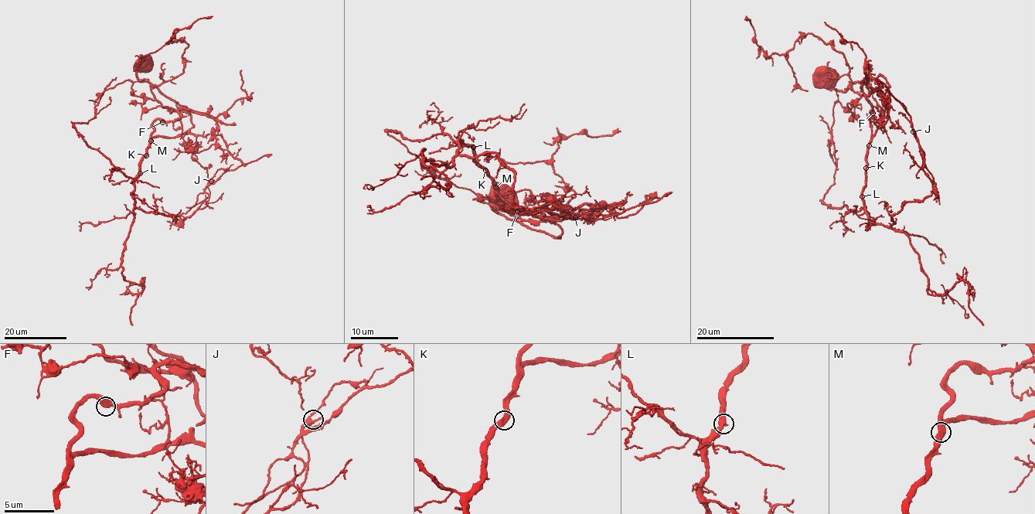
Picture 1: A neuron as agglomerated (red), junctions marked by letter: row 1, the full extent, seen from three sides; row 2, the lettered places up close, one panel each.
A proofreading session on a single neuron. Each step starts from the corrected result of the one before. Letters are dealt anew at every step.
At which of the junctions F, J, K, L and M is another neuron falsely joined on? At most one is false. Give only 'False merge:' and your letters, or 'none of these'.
False merge: none of these

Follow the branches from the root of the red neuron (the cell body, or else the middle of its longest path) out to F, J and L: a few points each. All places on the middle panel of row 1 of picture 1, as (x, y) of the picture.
F: (505, 199), (491, 202), (491, 208), (529, 228), (561, 235), (562, 229), (545, 219), (544, 214), (517, 211)
J: (505, 199), (491, 208), (561, 235), (507, 204), (458, 141), (512, 171), (515, 206), (575, 217)
L: (505, 199), (491, 202), (491, 208), (529, 228), (561, 235), (557, 225), (507, 204), (477, 163), (473, 147)

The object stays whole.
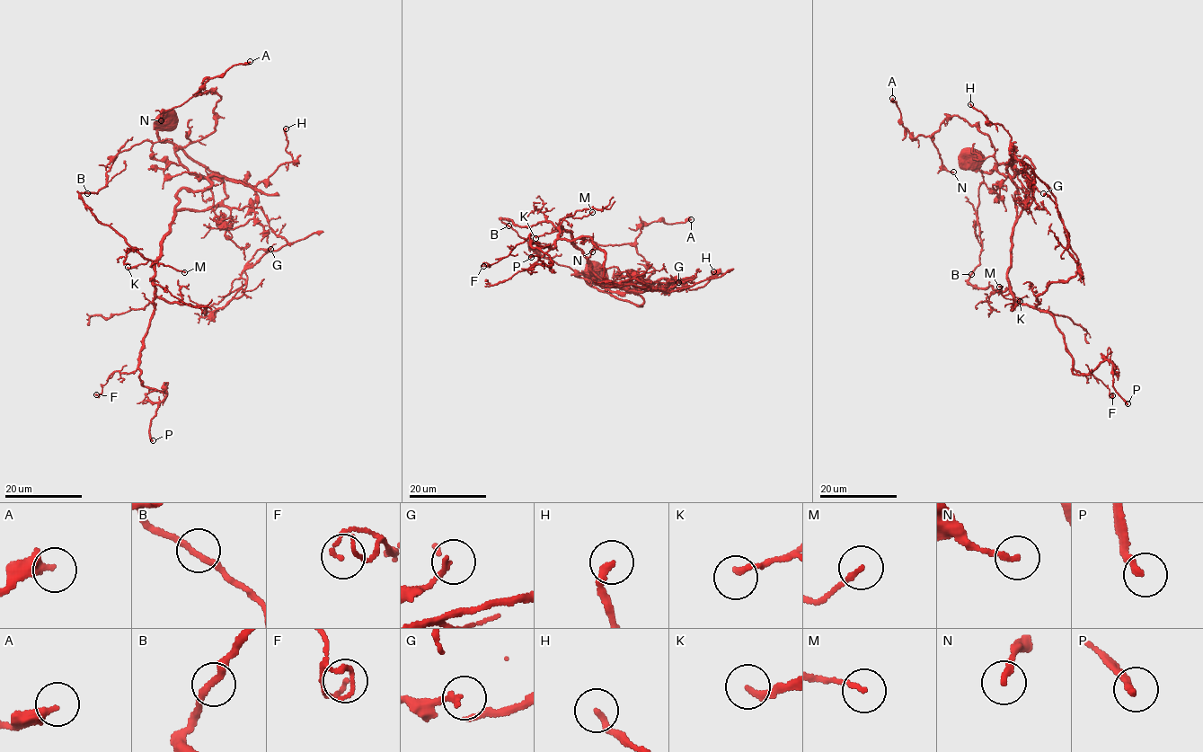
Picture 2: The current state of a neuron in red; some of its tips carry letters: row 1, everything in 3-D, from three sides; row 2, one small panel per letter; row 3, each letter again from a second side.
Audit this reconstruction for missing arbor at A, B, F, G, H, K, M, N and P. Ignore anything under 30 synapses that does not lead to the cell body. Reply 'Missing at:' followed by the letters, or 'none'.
Missing at: none

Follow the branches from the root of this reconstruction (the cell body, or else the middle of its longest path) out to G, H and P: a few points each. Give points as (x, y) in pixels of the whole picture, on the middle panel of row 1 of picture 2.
G: (597, 274), (587, 281), (643, 304), (599, 278), (559, 227), (604, 252), (605, 280), (678, 282)
H: (597, 274), (587, 281), (641, 305), (639, 292), (660, 283), (669, 290), (703, 287), (713, 271)
P: (597, 274), (587, 281), (643, 304), (599, 278), (562, 225), (551, 248), (529, 235), (552, 264), (531, 257)

